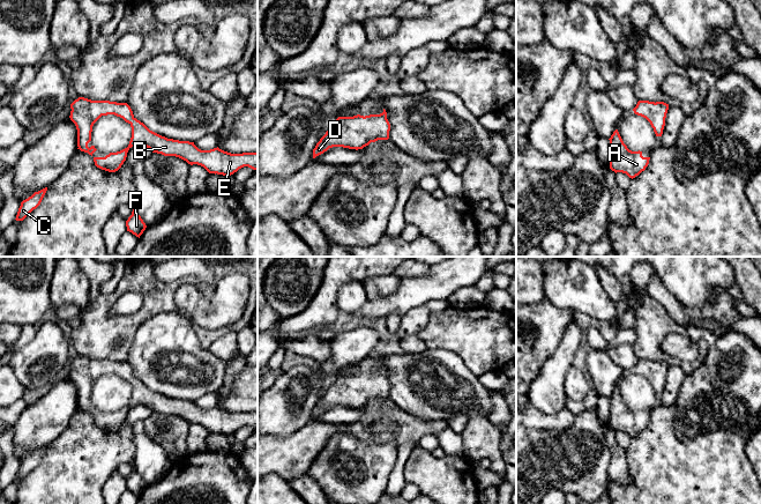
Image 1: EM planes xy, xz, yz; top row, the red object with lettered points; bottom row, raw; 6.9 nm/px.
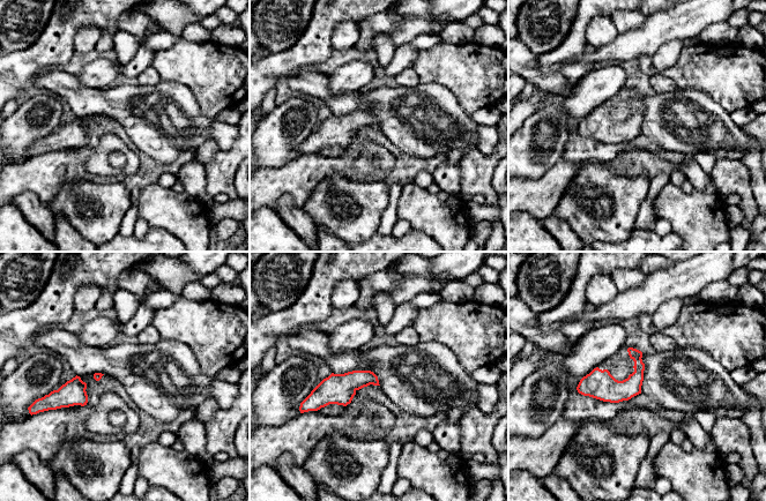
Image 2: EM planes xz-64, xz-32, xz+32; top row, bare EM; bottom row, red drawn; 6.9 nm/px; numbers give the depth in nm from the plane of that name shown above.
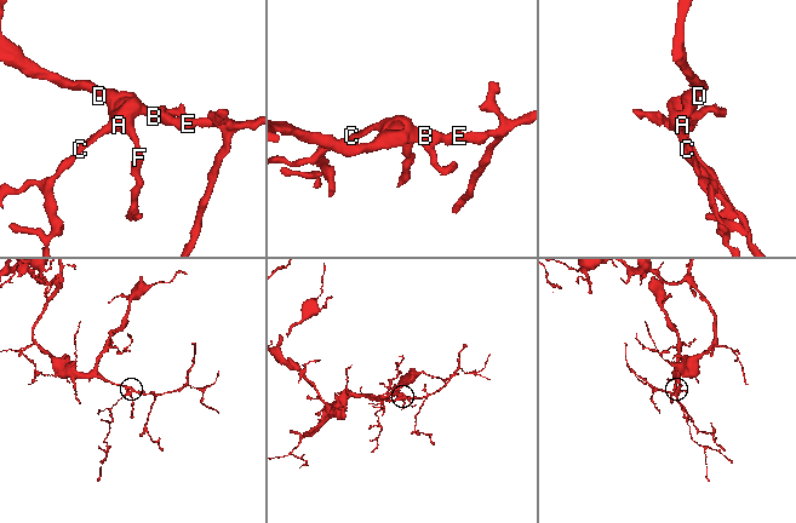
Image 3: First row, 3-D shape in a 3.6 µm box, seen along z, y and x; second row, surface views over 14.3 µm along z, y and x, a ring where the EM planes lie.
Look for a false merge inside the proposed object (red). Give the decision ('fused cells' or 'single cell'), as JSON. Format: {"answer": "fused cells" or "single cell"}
{"answer": "single cell"}

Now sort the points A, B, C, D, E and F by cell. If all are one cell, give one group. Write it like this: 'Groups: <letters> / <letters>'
Groups: A B C D E F

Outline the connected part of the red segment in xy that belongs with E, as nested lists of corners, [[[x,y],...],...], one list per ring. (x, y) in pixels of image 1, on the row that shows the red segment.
[[[79,97],[70,104],[70,120],[77,129],[77,149],[92,154],[95,146],[88,147],[91,141],[94,124],[102,117],[114,114],[122,118],[132,127],[132,138],[127,148],[110,153],[105,157],[94,157],[95,165],[109,172],[118,171],[126,161],[127,153],[132,147],[146,146],[152,153],[164,156],[176,156],[188,164],[203,166],[209,173],[231,176],[244,166],[258,170],[258,153],[231,154],[222,149],[199,149],[194,142],[167,139],[150,131],[143,123],[137,120],[127,103],[110,101],[91,101]]]

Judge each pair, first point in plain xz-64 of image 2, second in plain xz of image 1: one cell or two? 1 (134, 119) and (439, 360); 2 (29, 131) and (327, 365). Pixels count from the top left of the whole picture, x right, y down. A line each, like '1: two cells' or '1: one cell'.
1: one cell
2: two cells

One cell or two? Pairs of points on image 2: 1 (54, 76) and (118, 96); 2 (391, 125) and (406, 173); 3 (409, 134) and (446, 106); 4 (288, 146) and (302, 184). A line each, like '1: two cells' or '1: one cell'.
1: one cell
2: two cells
3: one cell
4: two cells

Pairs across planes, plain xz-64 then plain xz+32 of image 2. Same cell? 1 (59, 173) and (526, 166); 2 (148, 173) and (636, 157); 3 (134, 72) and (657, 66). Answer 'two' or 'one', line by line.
1: two
2: one
3: one

